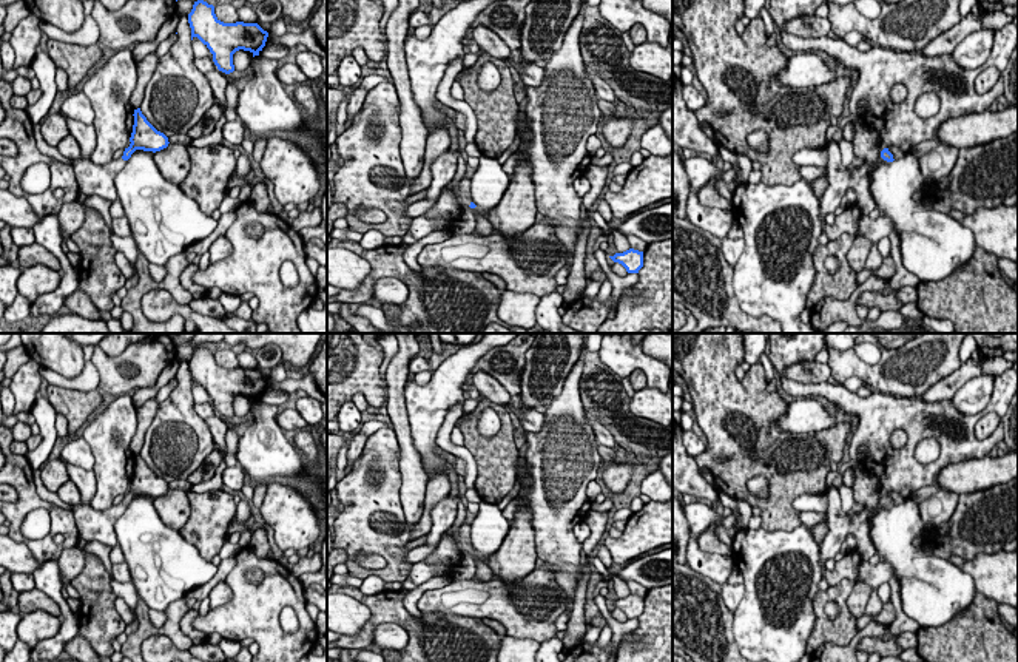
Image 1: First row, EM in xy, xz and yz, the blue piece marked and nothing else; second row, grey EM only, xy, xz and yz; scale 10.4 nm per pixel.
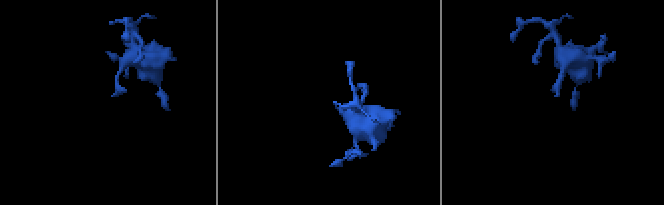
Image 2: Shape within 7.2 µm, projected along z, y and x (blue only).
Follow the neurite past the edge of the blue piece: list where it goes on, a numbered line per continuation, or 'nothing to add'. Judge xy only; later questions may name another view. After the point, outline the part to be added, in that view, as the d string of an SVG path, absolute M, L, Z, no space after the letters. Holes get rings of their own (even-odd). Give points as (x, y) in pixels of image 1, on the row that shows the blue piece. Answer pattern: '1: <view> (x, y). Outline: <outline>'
1: xy (96, 179). Outline: M72 159L74 174L79 184L80 193L85 196L100 196L111 202L117 201L117 190L114 179L117 173L125 167L126 160L113 159L108 164L97 165L86 159Z

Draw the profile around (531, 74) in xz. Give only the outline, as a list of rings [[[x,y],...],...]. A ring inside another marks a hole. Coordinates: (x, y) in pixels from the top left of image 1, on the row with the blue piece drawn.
[[[514,62],[511,63],[517,73],[520,74],[521,82],[524,83],[524,86],[540,86],[543,77],[544,77],[544,69],[540,68],[535,63],[521,63],[521,62]]]

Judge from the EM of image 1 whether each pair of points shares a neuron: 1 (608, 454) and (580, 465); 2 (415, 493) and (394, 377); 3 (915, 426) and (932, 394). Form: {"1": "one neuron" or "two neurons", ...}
{"1": "two neurons", "2": "one neuron", "3": "two neurons"}

